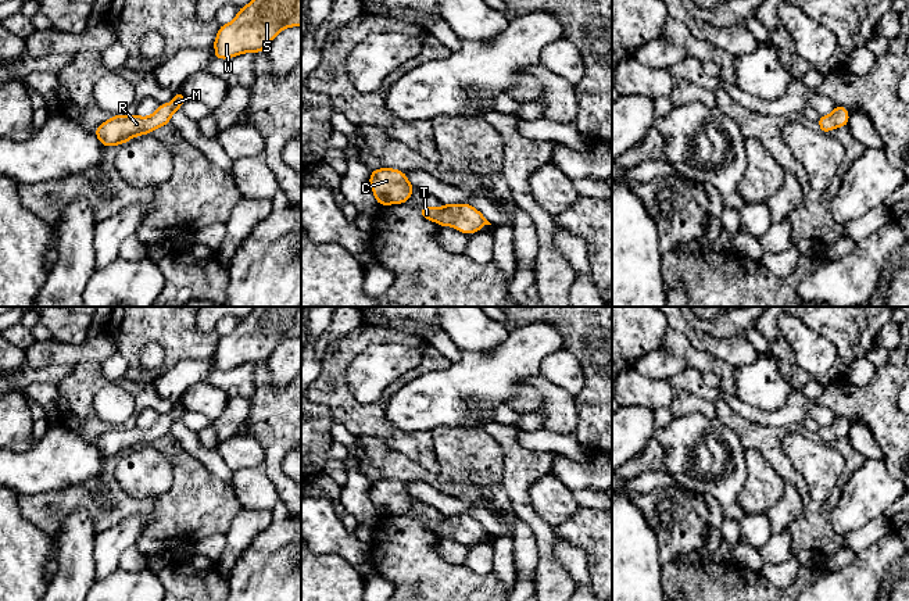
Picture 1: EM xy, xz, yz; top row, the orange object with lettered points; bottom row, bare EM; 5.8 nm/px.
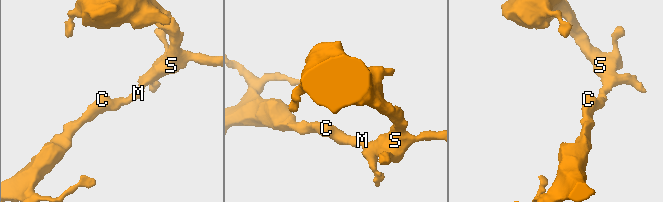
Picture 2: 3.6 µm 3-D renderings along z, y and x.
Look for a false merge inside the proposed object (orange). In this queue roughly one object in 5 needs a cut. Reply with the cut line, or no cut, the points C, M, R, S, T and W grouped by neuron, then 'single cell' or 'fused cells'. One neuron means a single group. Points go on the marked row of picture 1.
cut none; groups C M R S T W; single cell

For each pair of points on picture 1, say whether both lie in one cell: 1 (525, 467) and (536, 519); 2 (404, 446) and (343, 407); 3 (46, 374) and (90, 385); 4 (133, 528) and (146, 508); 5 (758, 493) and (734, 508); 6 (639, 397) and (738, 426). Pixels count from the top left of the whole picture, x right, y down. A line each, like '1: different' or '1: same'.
1: same
2: same
3: different
4: different
5: different
6: different

